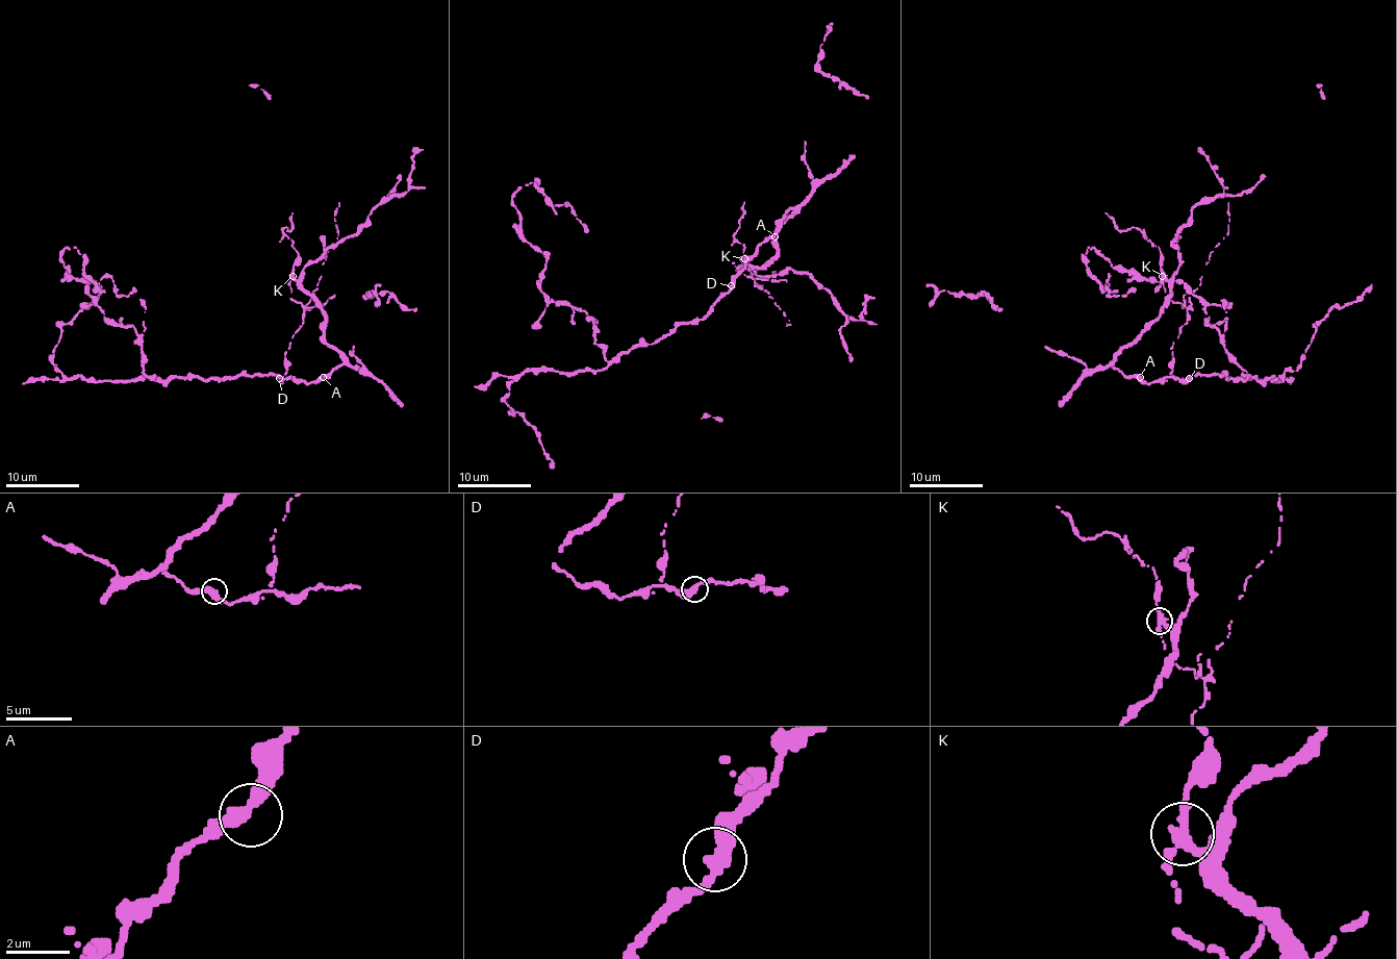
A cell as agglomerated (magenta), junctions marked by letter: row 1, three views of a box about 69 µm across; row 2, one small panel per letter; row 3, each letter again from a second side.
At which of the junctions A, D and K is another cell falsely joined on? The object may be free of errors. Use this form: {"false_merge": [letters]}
{"false_merge": ["K"]}

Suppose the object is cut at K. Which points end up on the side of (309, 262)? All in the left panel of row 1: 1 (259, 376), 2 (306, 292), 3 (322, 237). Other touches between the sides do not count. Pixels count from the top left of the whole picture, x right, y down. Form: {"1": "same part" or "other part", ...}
{"1": "same part", "2": "same part", "3": "same part"}

